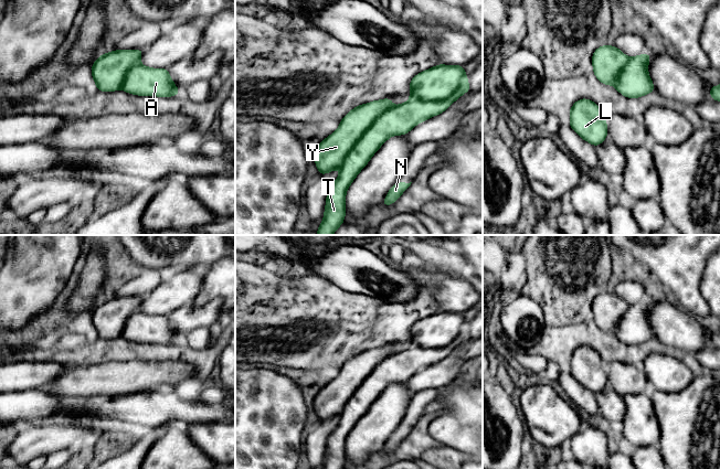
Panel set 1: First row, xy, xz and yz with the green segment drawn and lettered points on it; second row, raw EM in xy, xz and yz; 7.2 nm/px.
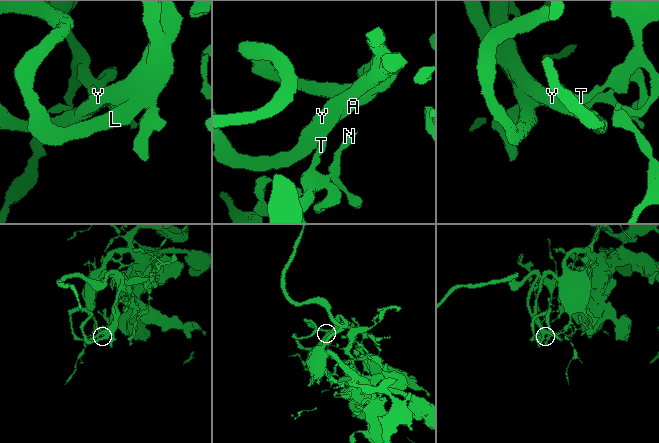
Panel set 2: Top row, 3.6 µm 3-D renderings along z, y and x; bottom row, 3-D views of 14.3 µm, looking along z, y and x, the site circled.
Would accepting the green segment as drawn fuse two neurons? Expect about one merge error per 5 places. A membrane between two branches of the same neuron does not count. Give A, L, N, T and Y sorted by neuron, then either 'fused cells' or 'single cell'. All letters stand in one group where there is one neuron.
A L N T Y | single cell

